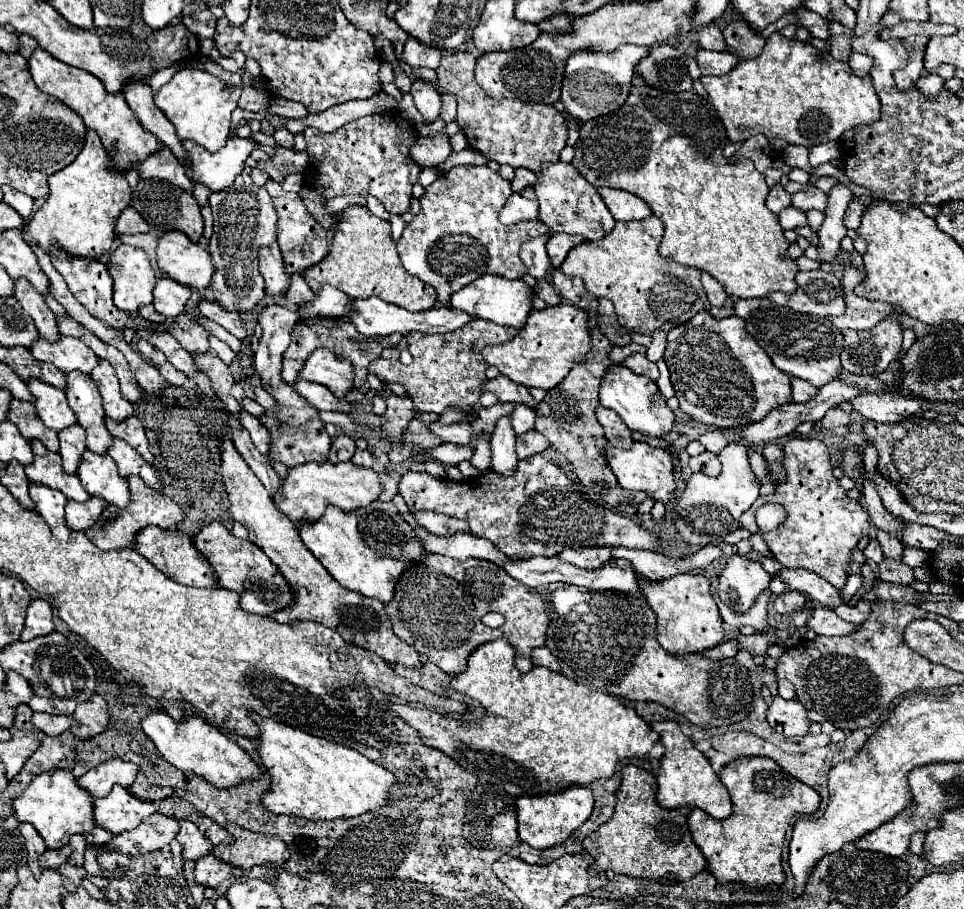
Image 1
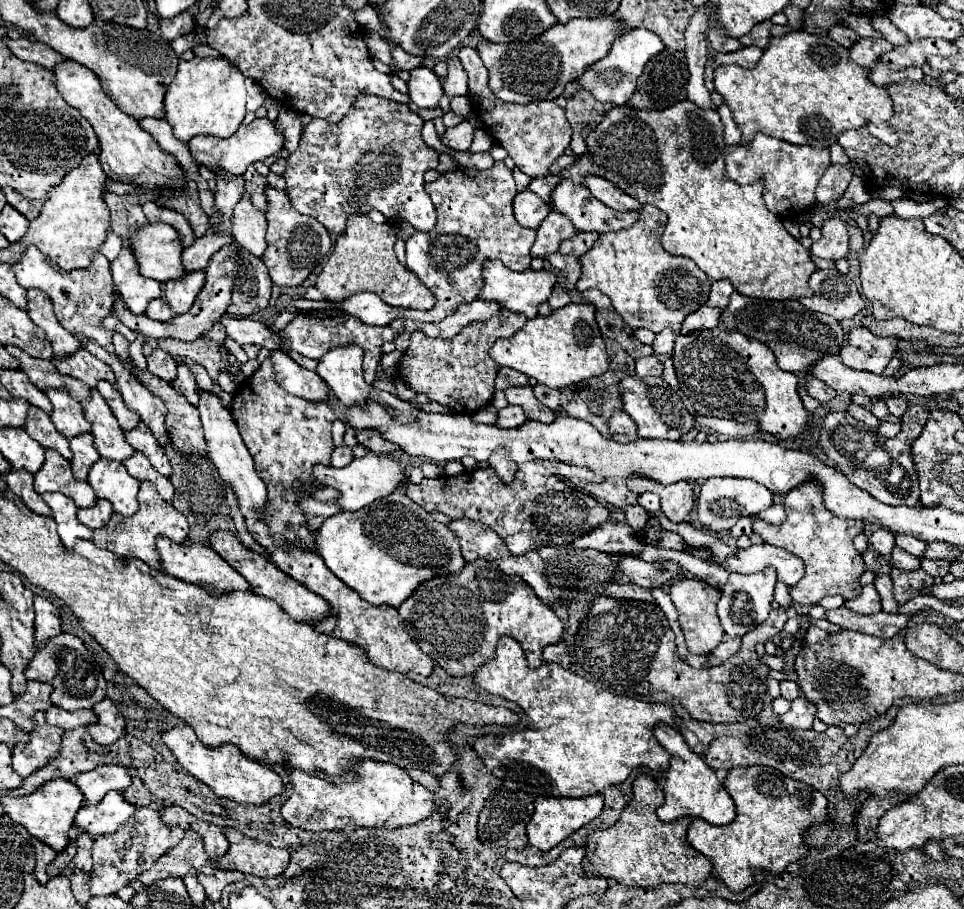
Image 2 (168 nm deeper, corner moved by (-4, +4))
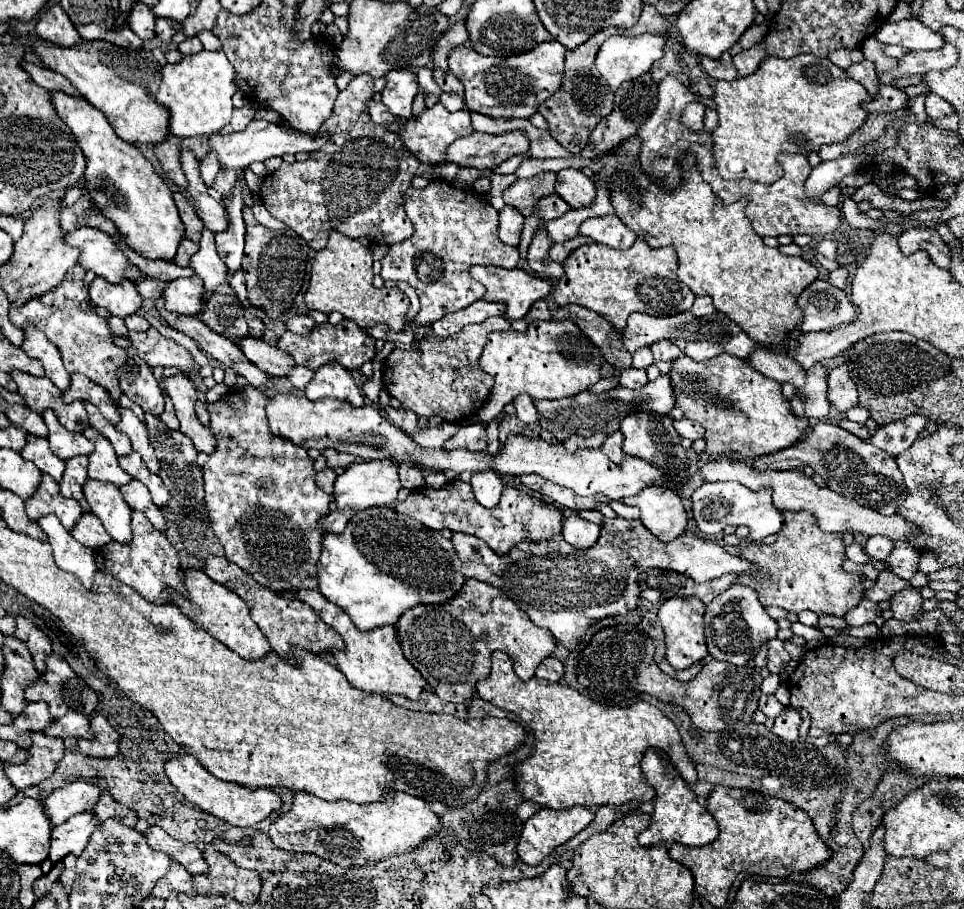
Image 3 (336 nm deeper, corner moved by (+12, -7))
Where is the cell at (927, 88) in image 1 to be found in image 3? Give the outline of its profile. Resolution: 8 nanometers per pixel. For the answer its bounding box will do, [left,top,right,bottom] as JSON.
[862,85,908,115]

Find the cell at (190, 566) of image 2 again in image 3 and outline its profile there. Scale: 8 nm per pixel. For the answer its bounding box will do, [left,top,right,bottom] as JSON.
[172,569,272,661]

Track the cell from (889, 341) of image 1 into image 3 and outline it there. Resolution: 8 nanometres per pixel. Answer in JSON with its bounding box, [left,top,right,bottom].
[828,365,858,413]

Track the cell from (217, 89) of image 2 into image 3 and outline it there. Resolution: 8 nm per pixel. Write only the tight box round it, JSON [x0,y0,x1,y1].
[156,51,236,137]

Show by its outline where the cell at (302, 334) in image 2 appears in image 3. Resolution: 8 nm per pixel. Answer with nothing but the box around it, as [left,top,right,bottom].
[278,319,374,371]

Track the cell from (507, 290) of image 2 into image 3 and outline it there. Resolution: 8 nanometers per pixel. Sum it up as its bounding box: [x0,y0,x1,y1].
[470,265,552,319]

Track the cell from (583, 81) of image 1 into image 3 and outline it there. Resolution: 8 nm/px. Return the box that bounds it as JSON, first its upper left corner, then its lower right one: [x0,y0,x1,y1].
[596,33,666,89]

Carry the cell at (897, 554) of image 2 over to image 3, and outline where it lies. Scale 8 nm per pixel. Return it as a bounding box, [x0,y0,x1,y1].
[864,569,908,601]

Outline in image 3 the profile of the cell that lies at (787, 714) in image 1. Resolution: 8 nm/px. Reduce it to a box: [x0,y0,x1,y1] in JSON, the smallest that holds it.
[772,707,800,741]

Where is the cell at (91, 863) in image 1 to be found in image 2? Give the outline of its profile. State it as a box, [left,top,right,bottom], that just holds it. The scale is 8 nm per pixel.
[138,832,216,884]

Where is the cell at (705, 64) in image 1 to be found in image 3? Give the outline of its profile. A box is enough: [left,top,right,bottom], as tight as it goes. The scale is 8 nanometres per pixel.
[732,45,768,75]

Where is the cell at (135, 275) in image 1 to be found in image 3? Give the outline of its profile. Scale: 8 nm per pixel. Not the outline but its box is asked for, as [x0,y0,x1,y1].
[90,277,142,317]

